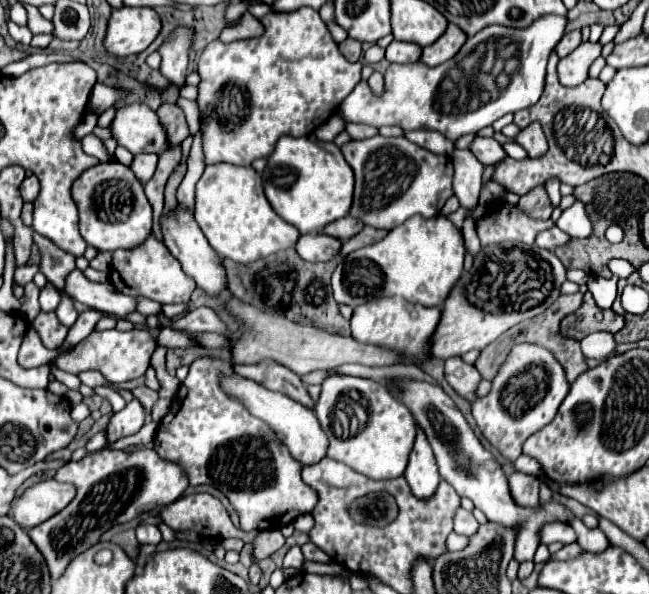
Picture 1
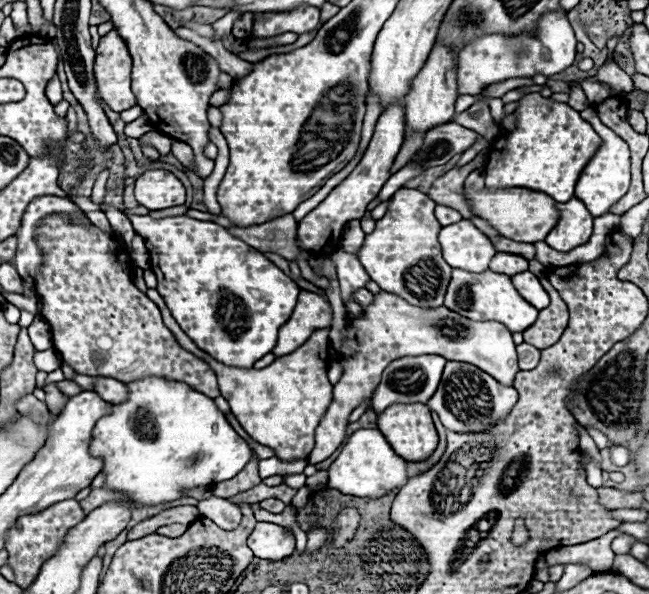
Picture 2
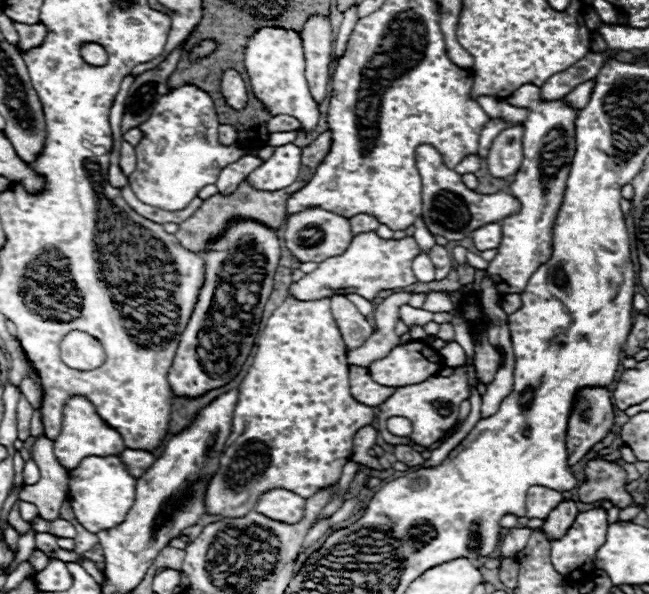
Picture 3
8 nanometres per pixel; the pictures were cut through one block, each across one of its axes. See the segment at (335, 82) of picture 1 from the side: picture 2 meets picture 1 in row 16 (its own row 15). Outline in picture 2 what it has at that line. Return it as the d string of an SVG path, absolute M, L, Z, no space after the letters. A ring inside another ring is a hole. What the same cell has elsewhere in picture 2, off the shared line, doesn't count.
M298 6L290 12L266 12L254 22L252 38L272 38L284 32L304 34L318 26L320 10L314 6Z

